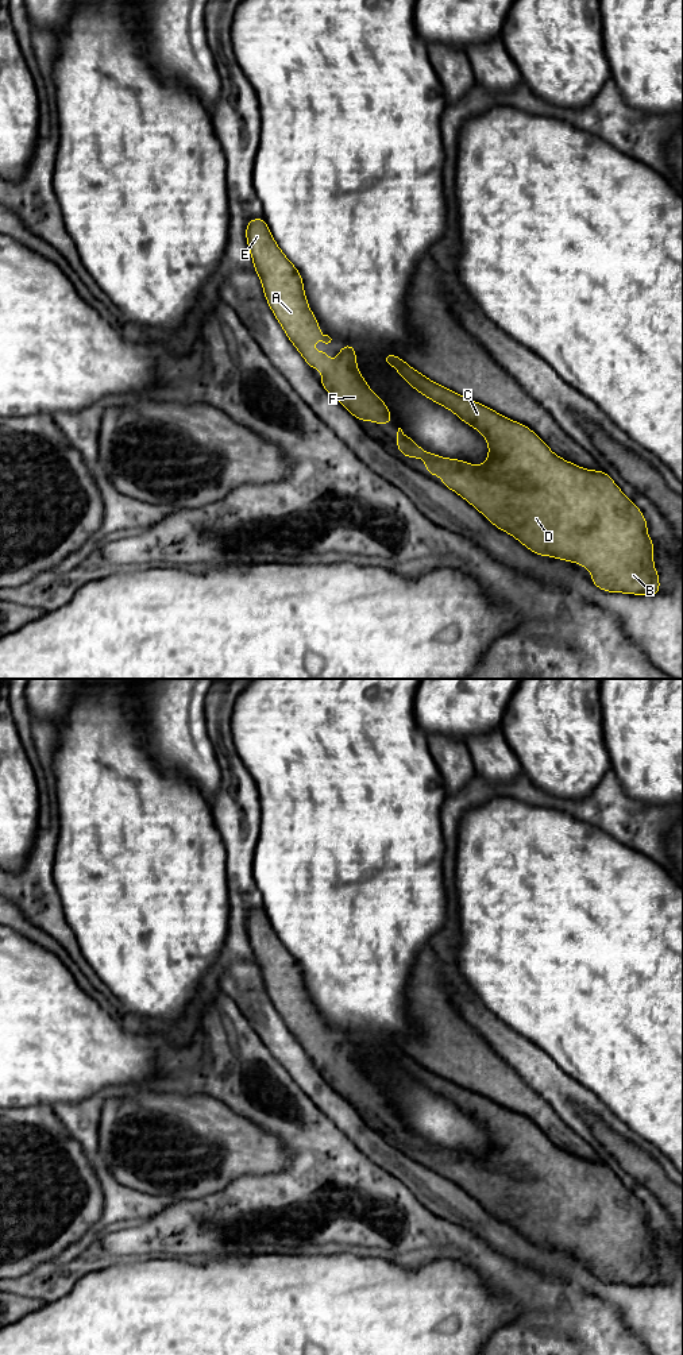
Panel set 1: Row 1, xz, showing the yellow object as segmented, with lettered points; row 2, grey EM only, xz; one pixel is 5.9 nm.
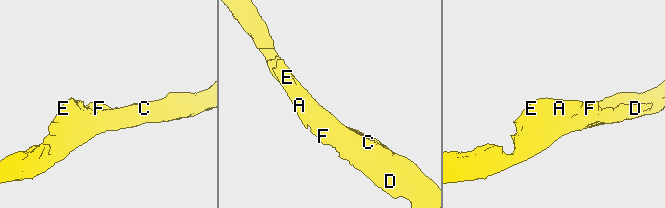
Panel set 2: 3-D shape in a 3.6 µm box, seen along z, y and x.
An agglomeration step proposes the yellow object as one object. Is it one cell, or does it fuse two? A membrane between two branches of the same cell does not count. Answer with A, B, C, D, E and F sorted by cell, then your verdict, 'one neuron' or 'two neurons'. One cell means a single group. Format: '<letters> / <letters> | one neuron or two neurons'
A B C D E F | one neuron

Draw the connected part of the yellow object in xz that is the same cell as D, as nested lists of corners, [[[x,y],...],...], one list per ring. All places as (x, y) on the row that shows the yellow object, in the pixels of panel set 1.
[[[385,354],[382,360],[394,366],[398,374],[417,391],[454,412],[462,421],[479,431],[489,443],[489,459],[482,466],[472,466],[459,459],[445,459],[421,449],[402,429],[397,432],[397,449],[412,459],[422,458],[428,475],[441,474],[441,483],[458,493],[498,529],[514,536],[522,545],[540,556],[576,561],[591,570],[591,582],[603,591],[657,595],[659,574],[653,567],[653,541],[647,534],[648,524],[643,511],[626,498],[605,471],[591,471],[556,456],[547,444],[526,425],[512,421],[493,409],[467,399],[452,390],[432,382],[394,354]]]

